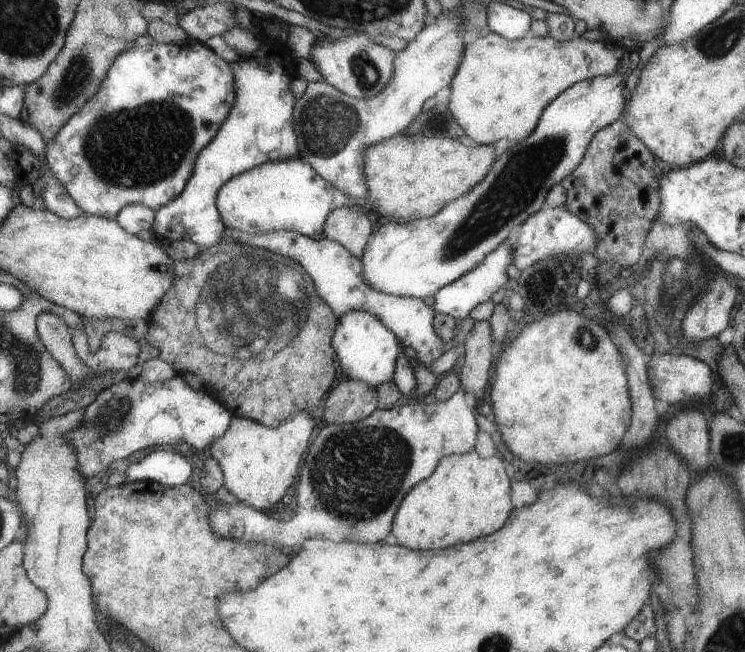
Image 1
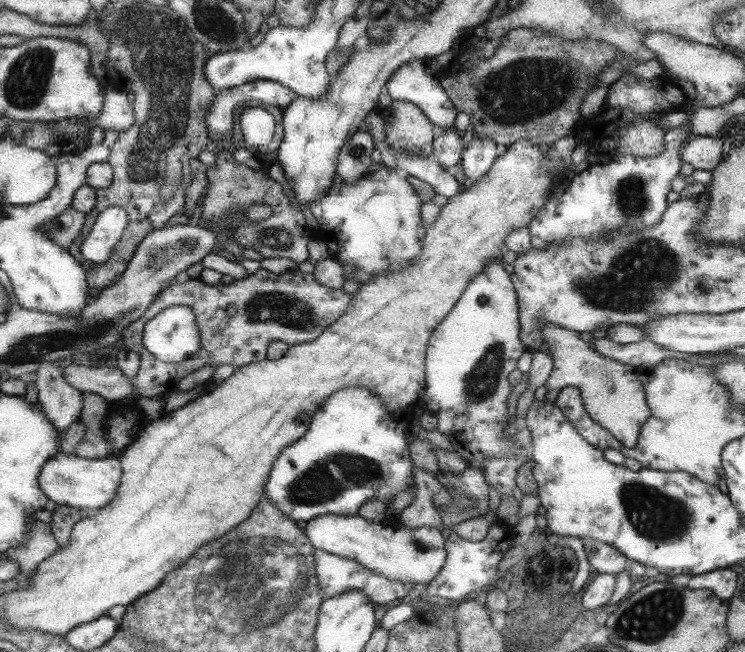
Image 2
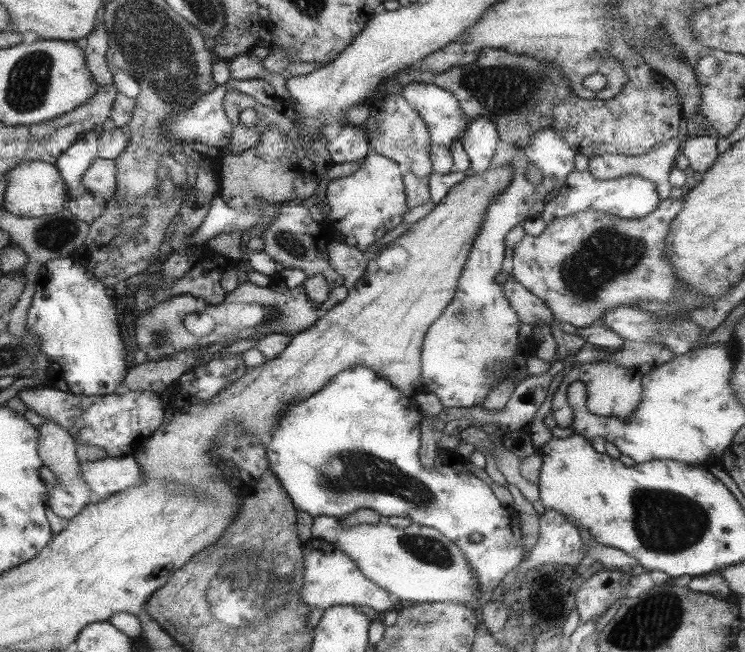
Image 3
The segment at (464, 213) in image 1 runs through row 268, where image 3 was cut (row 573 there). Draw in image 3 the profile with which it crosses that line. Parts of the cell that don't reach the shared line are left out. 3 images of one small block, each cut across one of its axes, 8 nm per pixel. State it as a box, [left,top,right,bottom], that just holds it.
[311,516,476,604]

